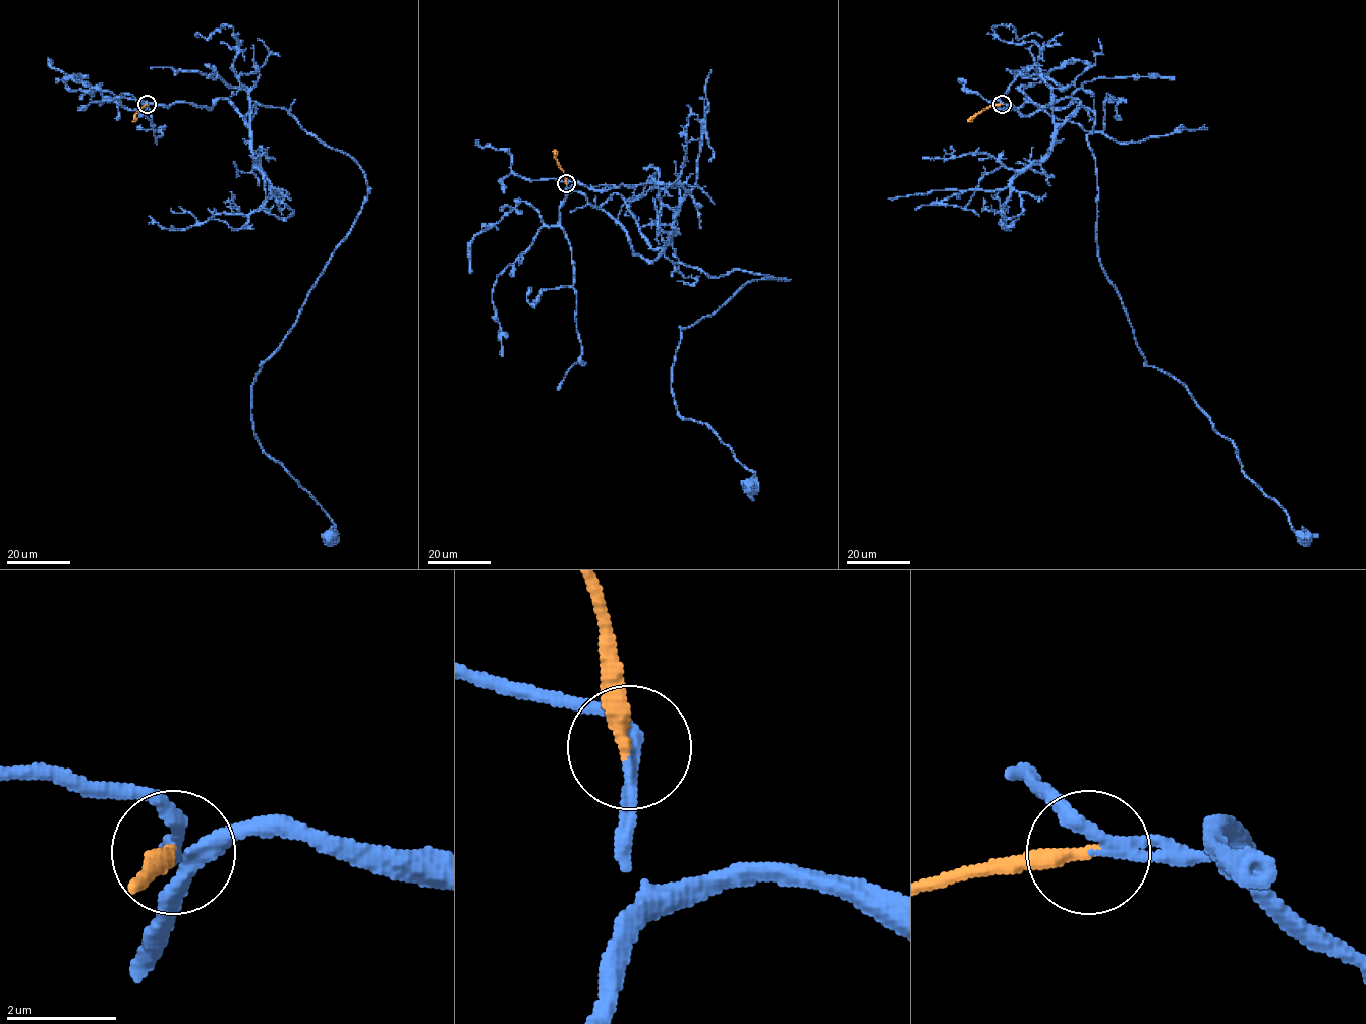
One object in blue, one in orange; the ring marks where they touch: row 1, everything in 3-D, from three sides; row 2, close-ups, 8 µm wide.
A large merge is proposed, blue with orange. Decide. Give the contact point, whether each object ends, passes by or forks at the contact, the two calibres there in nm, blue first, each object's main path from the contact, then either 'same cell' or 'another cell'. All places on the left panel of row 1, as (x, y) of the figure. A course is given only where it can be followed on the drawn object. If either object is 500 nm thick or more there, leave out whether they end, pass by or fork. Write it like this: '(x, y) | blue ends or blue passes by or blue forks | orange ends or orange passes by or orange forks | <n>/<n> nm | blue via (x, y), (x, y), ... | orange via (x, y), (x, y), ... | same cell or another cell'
(147, 104) | blue passes by | orange ends | 200/320 nm | blue via (147, 104), (285, 108), (364, 175), (361, 212), (251, 387), (257, 440), (329, 534) | orange via (147, 104), (133, 122) | same cell

